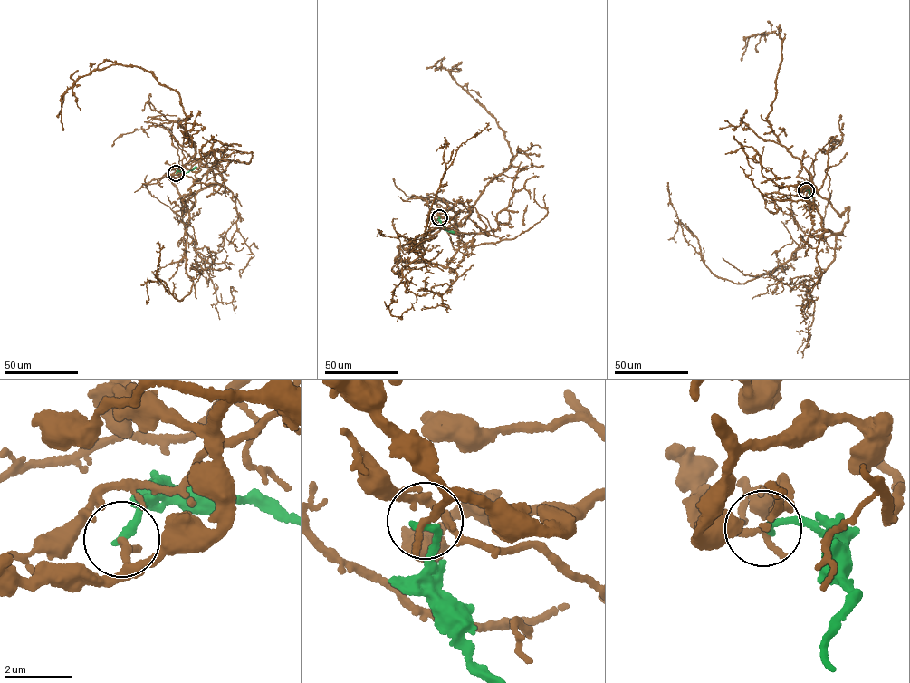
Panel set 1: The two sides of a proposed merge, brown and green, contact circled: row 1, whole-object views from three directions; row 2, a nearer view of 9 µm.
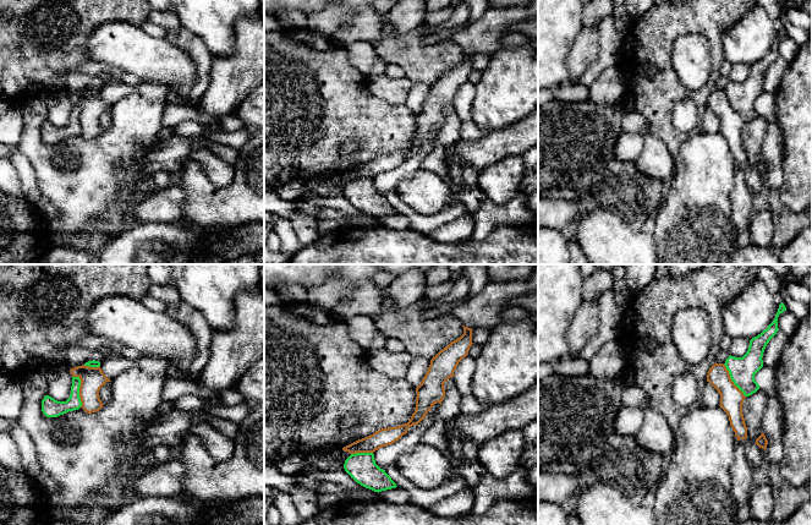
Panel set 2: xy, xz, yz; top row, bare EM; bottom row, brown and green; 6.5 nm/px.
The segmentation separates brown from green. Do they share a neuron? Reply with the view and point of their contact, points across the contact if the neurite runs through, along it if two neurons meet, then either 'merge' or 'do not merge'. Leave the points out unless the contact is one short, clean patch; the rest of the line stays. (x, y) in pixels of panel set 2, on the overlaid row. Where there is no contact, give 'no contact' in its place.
meets brown in xy at (80, 389); border along xy (72, 376), (80, 379), (81, 406); do not merge

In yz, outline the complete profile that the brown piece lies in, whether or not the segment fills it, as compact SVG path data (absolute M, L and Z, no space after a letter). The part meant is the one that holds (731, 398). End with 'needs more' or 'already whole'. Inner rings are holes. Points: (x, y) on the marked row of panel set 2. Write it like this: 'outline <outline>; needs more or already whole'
outline M714 363L707 374L709 382L720 394L720 408L729 416L736 439L747 438L747 427L742 414L744 393L734 384L724 363Z; already whole

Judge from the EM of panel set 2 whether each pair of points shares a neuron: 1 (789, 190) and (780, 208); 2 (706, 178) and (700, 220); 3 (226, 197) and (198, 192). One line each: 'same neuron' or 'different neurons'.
1: different neurons
2: same neuron
3: same neuron

